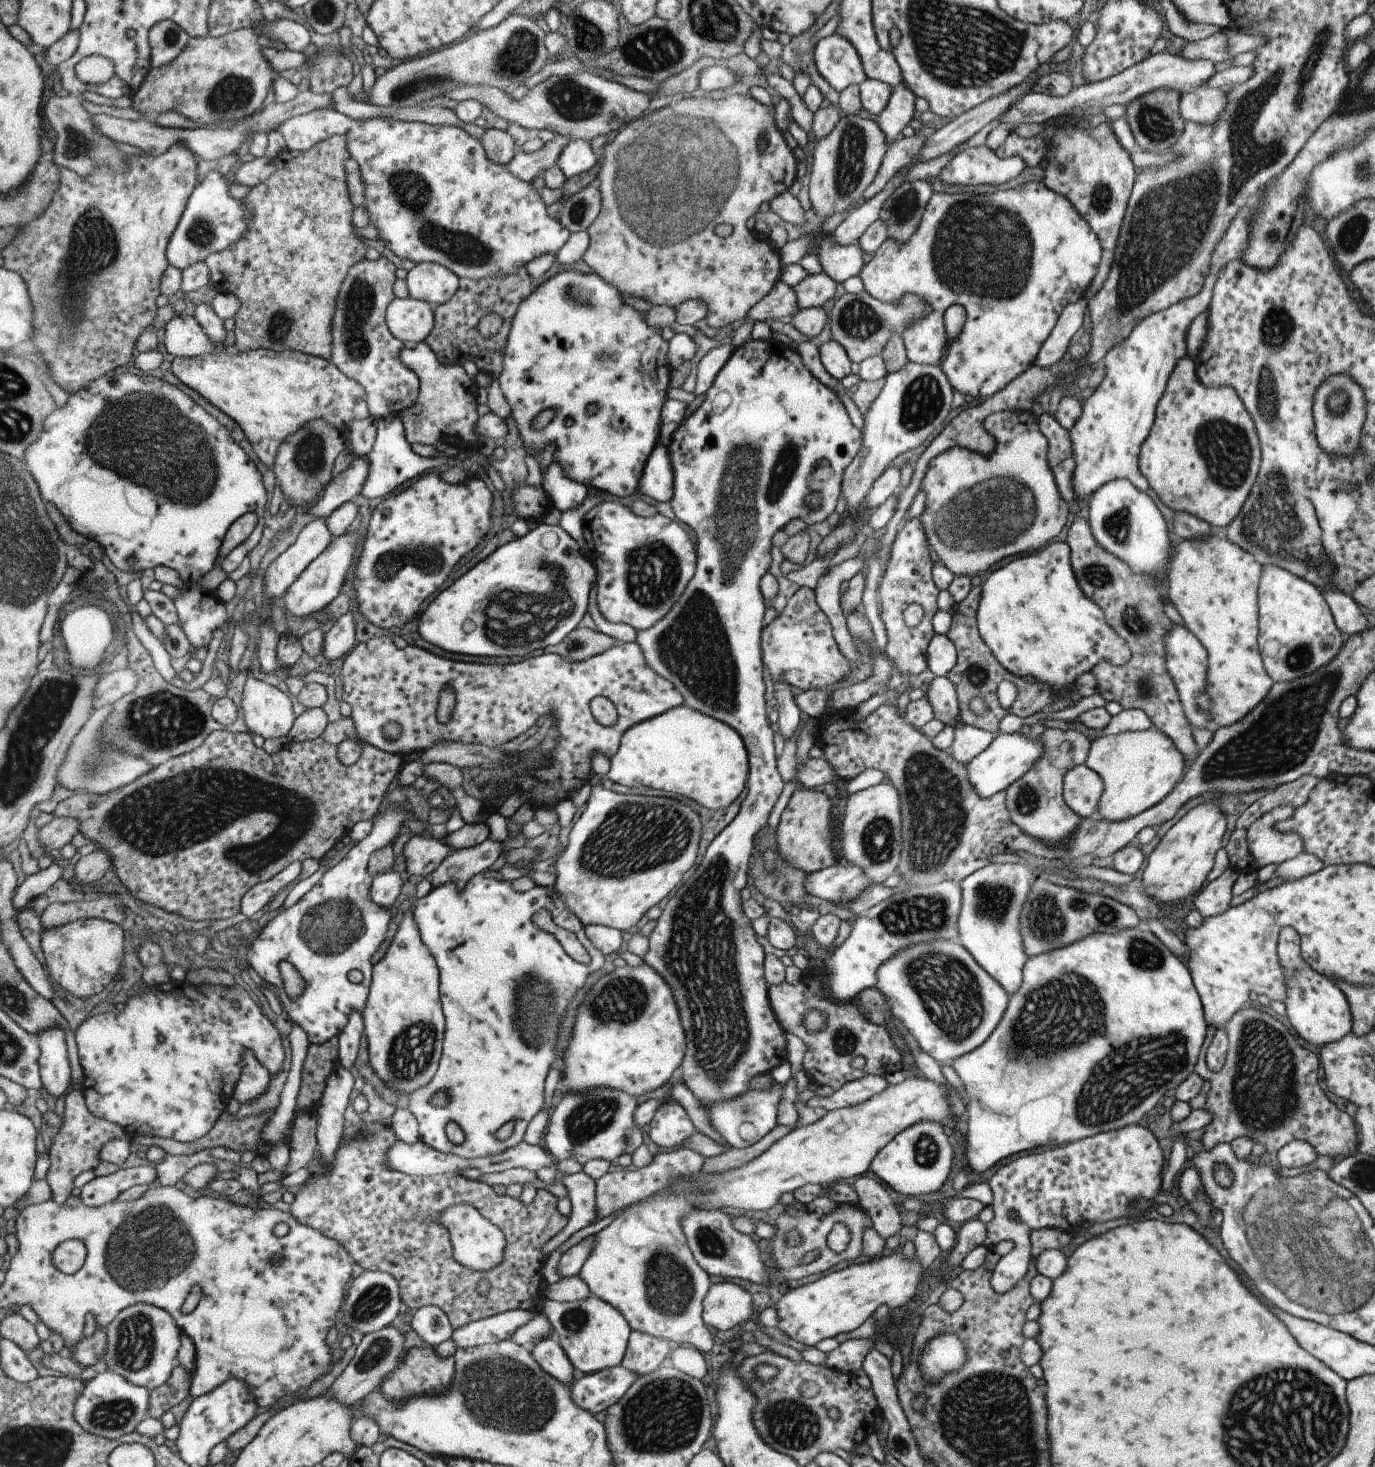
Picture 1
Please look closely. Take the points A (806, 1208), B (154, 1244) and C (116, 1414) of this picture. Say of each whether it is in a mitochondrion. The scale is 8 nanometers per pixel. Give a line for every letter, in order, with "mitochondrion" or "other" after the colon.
A: other
B: mitochondrion
C: mitochondrion

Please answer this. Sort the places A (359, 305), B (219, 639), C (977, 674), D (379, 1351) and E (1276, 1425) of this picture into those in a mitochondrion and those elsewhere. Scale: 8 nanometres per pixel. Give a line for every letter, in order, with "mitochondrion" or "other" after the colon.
A: mitochondrion
B: other
C: mitochondrion
D: mitochondrion
E: mitochondrion

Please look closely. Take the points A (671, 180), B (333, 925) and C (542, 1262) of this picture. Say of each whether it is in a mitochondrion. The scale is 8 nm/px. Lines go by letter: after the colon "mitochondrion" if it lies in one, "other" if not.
A: mitochondrion
B: mitochondrion
C: other

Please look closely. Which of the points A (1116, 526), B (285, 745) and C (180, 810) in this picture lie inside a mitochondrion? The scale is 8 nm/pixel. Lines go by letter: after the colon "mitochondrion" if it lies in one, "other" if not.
A: mitochondrion
B: other
C: mitochondrion

